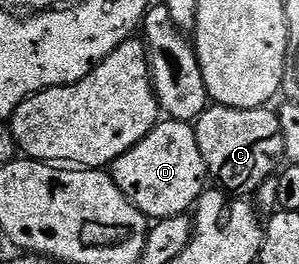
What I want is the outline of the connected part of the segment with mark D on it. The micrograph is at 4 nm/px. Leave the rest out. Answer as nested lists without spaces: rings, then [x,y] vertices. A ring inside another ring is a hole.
[[[158,120],[155,128],[131,151],[119,155],[111,166],[113,182],[129,202],[149,219],[188,214],[207,188],[203,151],[199,151],[197,130],[190,122]]]

